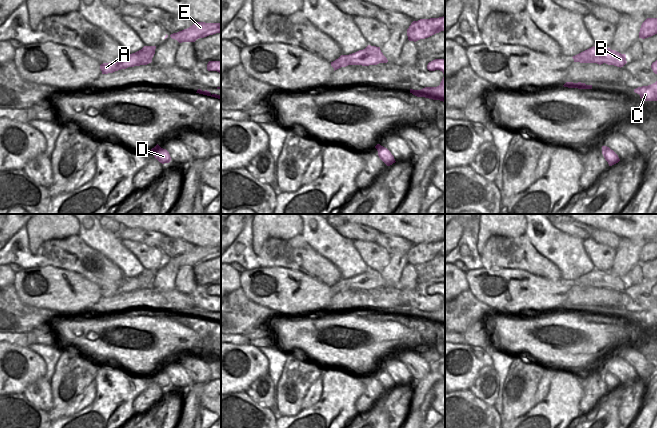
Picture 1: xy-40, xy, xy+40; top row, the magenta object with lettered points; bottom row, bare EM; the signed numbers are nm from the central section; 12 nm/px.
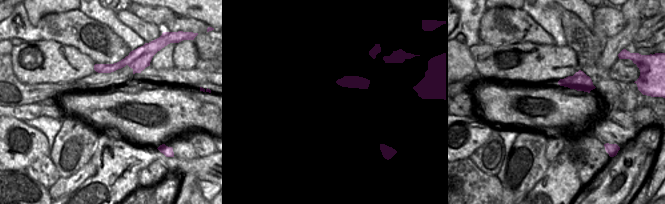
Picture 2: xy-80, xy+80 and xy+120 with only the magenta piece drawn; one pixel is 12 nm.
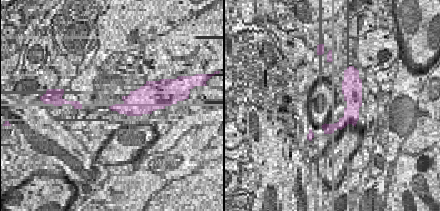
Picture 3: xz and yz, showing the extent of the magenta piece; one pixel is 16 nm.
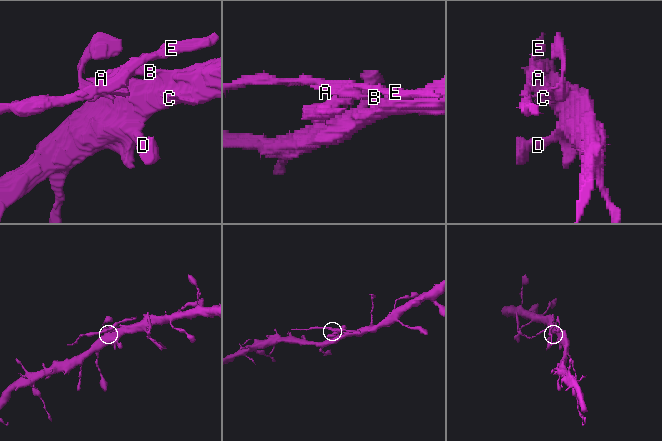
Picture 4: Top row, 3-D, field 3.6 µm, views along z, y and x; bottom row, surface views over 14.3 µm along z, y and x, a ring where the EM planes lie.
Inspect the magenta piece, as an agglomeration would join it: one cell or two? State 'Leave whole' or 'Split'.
Split

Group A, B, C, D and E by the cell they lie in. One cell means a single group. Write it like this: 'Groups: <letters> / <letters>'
Groups: A E / B C D

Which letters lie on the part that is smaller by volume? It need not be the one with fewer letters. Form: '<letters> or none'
A, E

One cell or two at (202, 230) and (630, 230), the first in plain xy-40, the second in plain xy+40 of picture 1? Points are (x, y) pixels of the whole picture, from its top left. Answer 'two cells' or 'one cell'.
one cell

